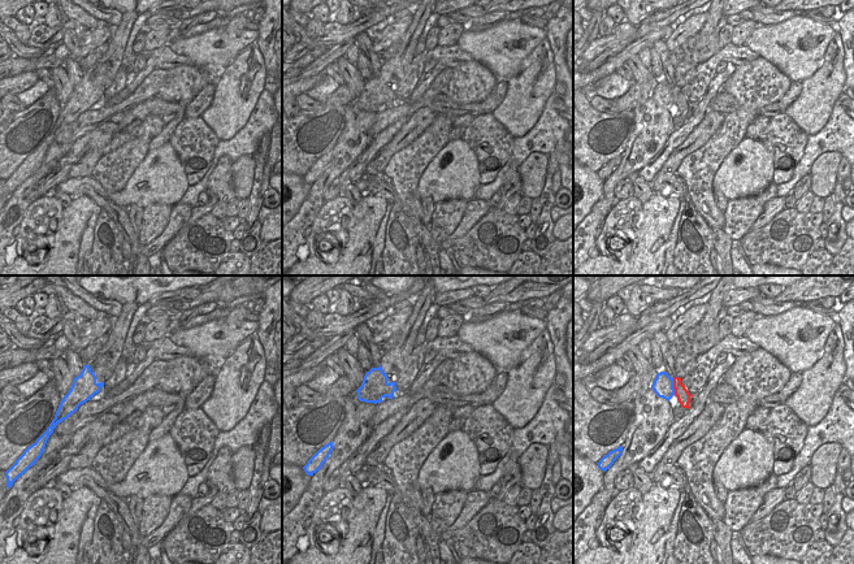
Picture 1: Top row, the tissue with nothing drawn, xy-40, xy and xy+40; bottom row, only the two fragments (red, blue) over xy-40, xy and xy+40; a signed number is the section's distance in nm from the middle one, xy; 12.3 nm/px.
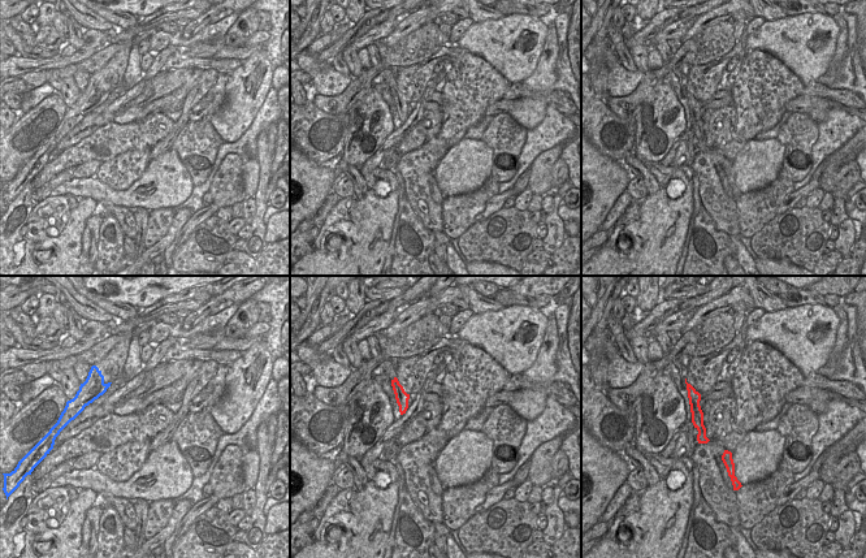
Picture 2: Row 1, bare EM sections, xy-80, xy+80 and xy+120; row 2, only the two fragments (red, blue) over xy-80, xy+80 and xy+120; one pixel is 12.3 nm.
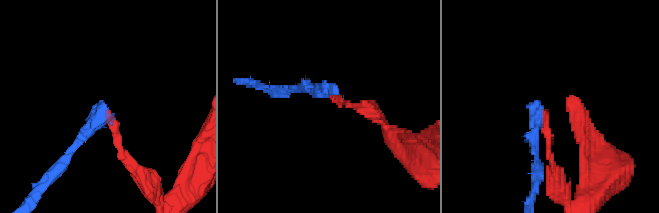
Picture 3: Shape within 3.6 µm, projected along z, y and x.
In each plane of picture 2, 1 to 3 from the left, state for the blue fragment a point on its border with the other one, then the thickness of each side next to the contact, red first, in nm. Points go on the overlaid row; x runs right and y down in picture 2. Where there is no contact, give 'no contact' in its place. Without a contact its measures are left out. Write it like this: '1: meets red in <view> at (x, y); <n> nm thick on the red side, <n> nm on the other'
1: no contact
2: no contact
3: no contact

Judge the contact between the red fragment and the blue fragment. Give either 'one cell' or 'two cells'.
two cells

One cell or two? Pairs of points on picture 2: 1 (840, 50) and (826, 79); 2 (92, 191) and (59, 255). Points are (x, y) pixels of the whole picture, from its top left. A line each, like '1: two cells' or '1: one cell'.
1: one cell
2: two cells

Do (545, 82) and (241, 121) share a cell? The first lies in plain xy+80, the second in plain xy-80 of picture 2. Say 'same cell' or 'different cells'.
same cell

